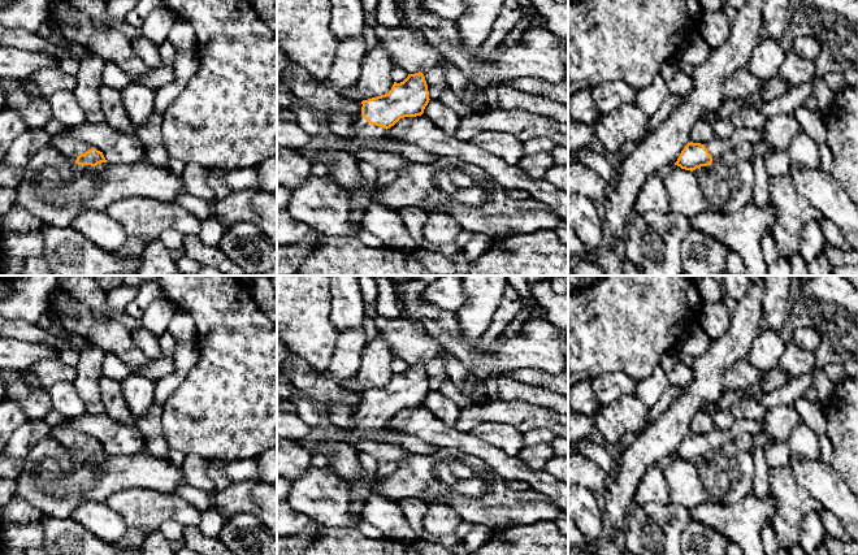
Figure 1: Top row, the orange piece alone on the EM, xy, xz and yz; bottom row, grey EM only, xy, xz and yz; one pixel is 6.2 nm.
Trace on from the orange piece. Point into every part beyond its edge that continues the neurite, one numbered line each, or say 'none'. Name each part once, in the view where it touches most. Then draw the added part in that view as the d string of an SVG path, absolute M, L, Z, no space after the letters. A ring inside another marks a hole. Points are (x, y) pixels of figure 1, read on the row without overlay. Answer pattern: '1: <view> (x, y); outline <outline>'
1: xz (363, 425); outline M363 407L352 417L352 428L341 430L342 434L348 435L356 441L367 439L378 430L386 429L387 421L370 416Z

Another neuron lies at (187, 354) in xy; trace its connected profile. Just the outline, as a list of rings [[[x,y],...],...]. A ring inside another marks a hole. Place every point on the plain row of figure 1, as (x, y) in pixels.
[[[196,341],[177,343],[177,350],[174,352],[174,372],[155,381],[155,398],[160,406],[164,406],[179,387],[188,372],[198,363],[199,357],[200,350]]]

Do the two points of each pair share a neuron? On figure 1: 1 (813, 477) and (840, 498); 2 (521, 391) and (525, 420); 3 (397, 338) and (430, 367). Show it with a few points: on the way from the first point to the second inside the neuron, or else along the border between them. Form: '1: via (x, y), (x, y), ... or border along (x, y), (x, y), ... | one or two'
1: via (819, 480), (833, 494) | one
2: border along (499, 398), (529, 402), (553, 410) | two
3: via (406, 339), (424, 358) | one

